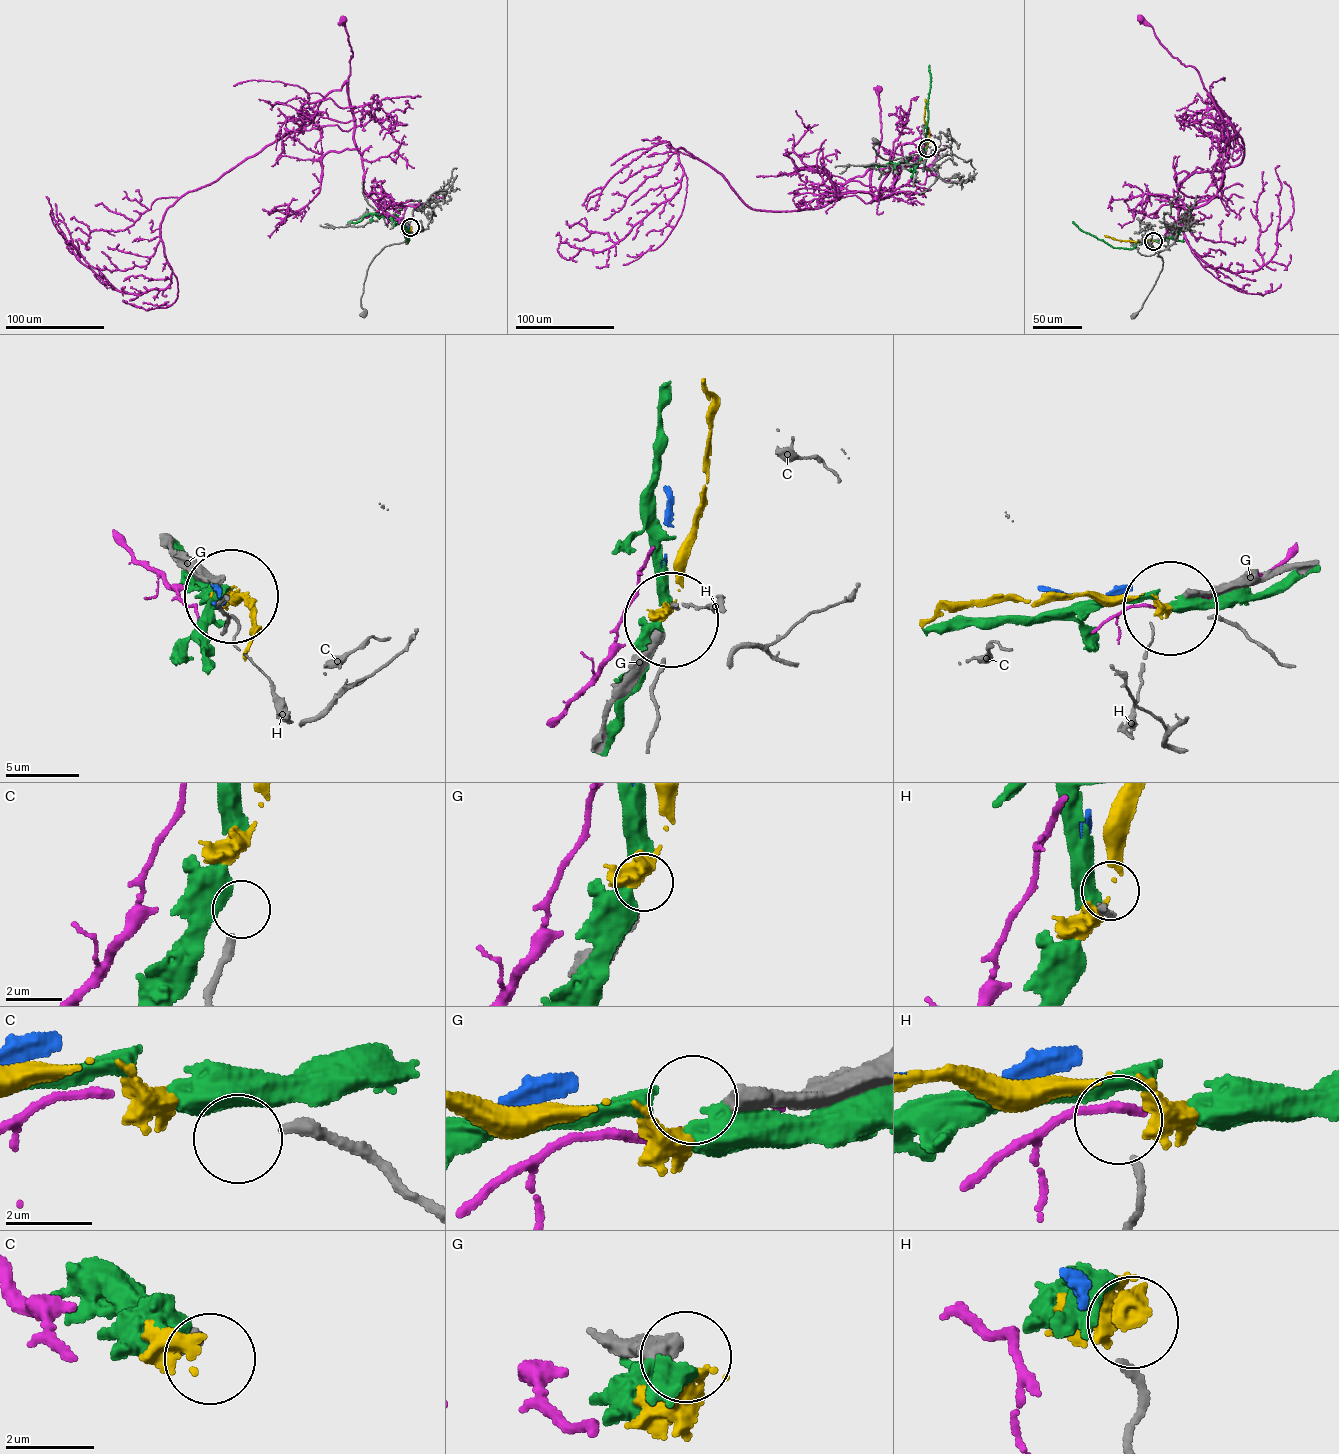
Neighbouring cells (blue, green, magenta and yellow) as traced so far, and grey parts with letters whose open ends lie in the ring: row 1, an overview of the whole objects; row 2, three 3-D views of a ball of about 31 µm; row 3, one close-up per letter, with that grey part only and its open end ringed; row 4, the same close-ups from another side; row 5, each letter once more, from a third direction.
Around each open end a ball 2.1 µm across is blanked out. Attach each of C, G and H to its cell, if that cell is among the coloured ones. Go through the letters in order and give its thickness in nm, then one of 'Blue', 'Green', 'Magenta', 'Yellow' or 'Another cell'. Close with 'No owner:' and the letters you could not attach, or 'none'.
C: Thickness 300 nm. Another cell
G: Thickness 550 nm. Yellow
H: Thickness 170 nm. Another cell
No owner: C, H

